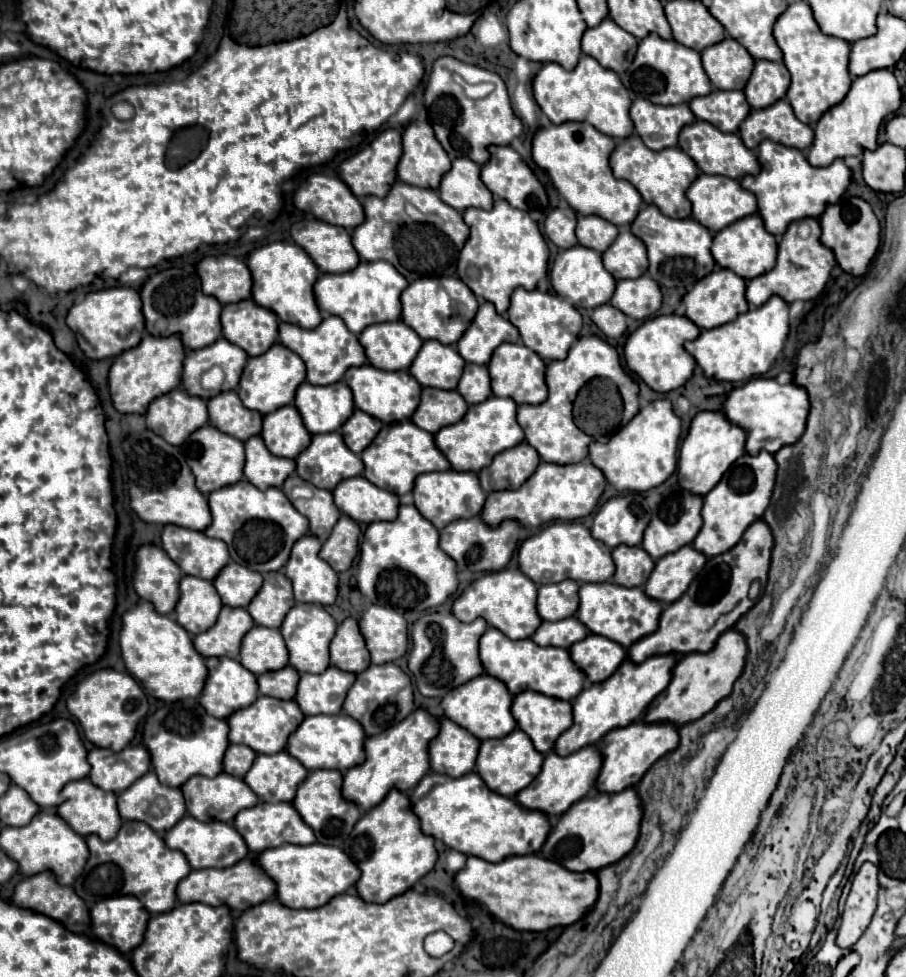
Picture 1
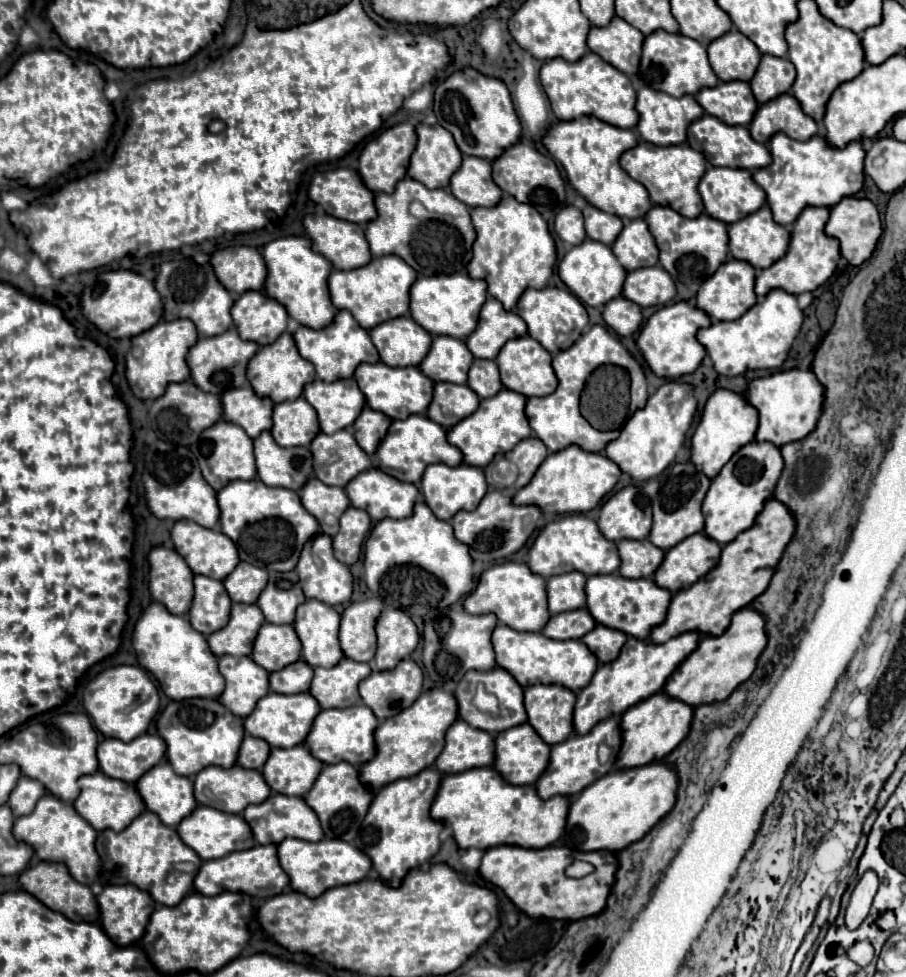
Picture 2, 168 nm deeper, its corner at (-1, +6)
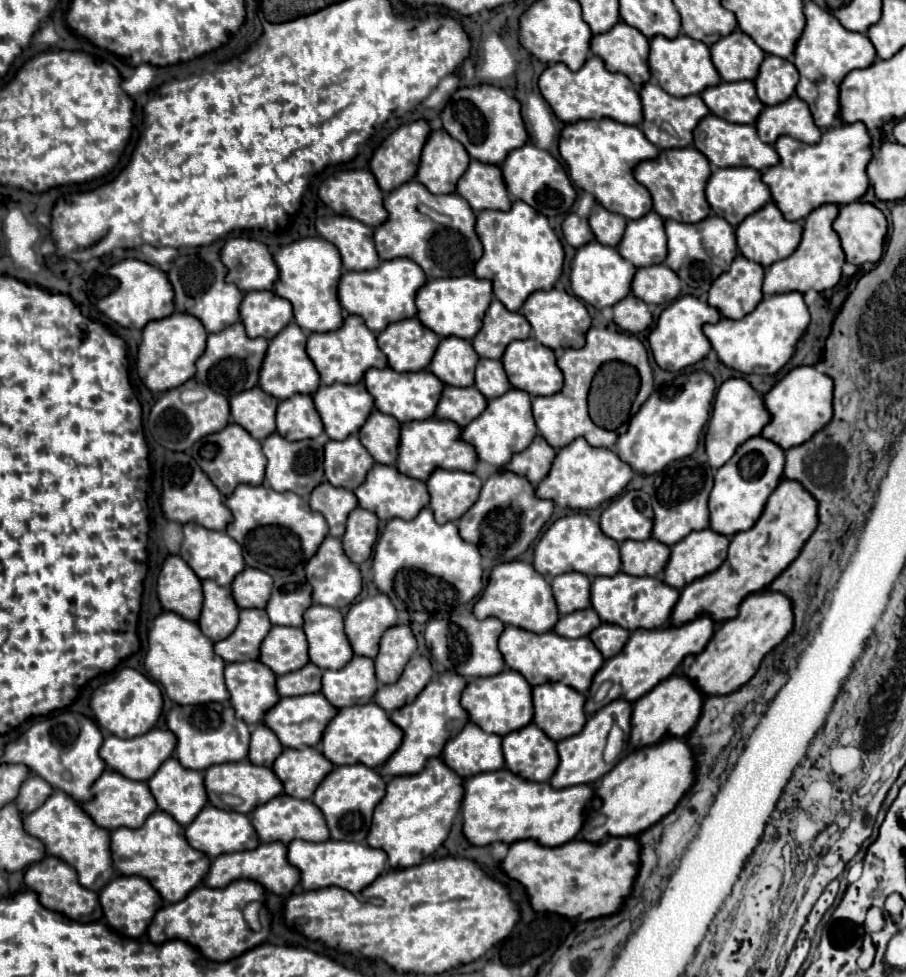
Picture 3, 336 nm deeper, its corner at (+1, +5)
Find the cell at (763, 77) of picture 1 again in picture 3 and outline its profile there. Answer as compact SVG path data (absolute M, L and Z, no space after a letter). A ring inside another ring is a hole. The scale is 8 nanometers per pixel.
M776 55L764 57L760 73L754 79L756 93L764 105L776 105L792 97L796 83L798 83L798 69L794 67L794 63Z

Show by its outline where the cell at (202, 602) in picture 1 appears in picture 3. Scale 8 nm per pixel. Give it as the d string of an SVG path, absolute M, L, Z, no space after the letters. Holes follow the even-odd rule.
M212 579L202 581L202 591L204 603L198 619L200 631L212 641L220 641L236 629L240 607L232 601L230 587L222 587Z

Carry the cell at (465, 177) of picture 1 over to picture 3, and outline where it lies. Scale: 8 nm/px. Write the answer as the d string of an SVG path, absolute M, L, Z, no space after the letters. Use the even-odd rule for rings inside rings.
M476 159L470 161L466 173L458 179L456 193L464 197L474 211L484 211L484 209L508 211L512 205L508 189L502 181L500 167L486 165Z

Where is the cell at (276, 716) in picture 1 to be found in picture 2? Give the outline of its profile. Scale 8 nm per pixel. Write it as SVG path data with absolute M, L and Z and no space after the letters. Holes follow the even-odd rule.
M270 692L268 696L260 698L254 712L248 718L244 718L244 728L248 734L252 734L256 738L264 738L270 746L292 748L306 740L306 736L312 728L312 722L320 710L322 708L318 708L318 700L314 700L314 696L310 696L308 692L290 694L290 696Z

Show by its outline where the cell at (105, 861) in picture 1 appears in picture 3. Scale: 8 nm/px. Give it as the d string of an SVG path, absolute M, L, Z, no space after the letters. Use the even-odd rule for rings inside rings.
M154 811L138 829L114 829L110 833L110 849L114 869L120 875L140 875L148 879L166 903L182 901L196 885L204 881L210 867L210 857L192 849L184 837L184 827L164 811Z

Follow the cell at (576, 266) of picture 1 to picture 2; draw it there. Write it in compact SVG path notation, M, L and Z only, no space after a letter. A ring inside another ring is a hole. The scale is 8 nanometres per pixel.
M584 240L582 244L574 246L560 262L558 266L558 274L562 278L562 282L586 304L586 306L596 306L602 308L604 304L608 304L610 300L618 298L622 294L622 284L626 278L626 270L620 264L620 260L614 256L612 248L596 242L596 240Z

